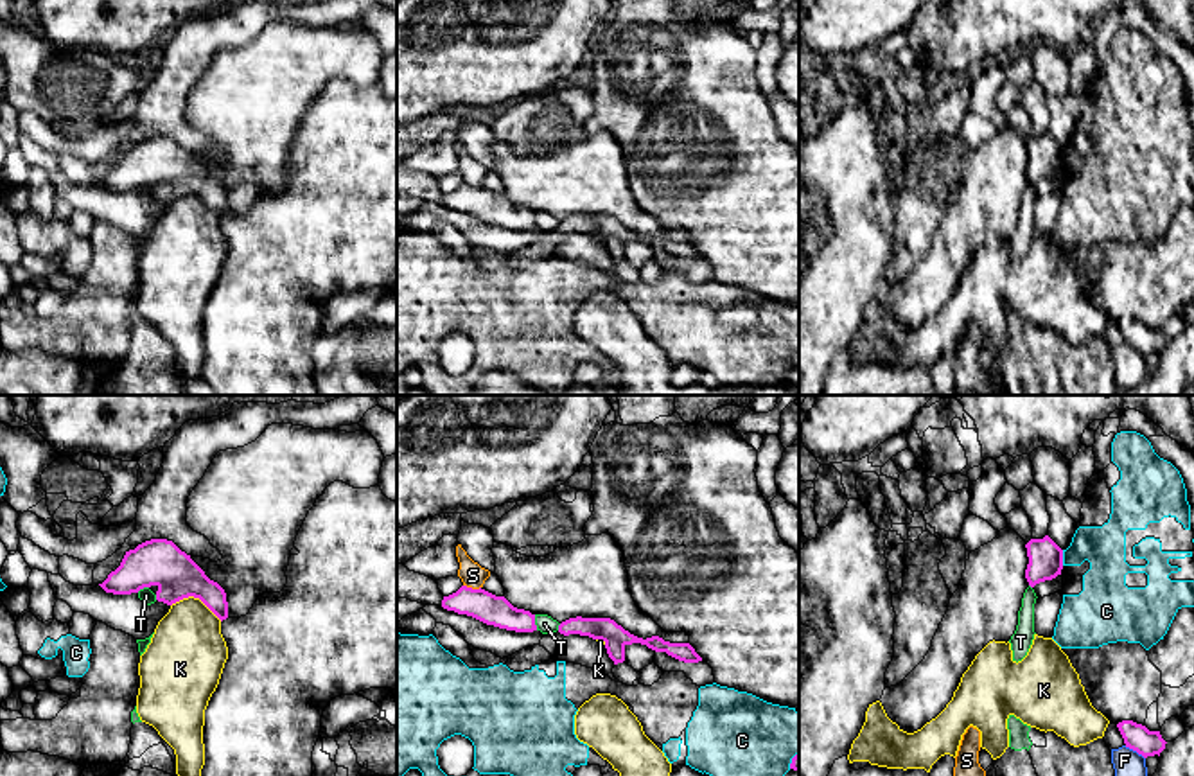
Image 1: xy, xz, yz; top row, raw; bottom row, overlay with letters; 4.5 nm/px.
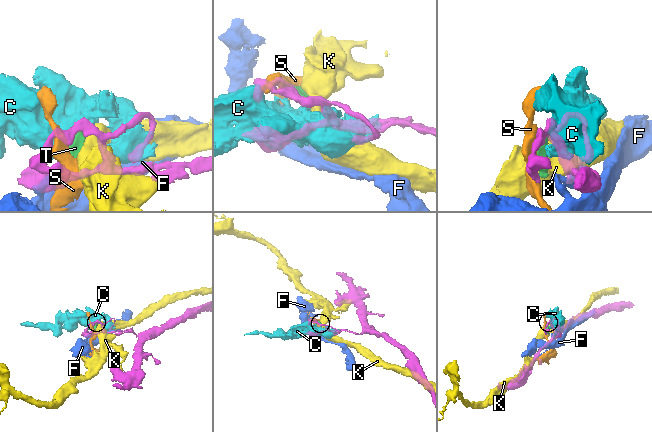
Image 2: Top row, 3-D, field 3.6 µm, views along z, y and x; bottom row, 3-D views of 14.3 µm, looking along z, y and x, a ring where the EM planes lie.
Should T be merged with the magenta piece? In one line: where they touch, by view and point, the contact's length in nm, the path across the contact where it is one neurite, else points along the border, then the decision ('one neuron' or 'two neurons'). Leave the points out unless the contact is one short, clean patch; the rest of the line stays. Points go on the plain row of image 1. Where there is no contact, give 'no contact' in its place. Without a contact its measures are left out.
meets magenta in xz at (534, 220); contact 70 nm long; two neurons

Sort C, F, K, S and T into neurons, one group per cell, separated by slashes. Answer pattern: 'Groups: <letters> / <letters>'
Groups: C / F / K / S T

